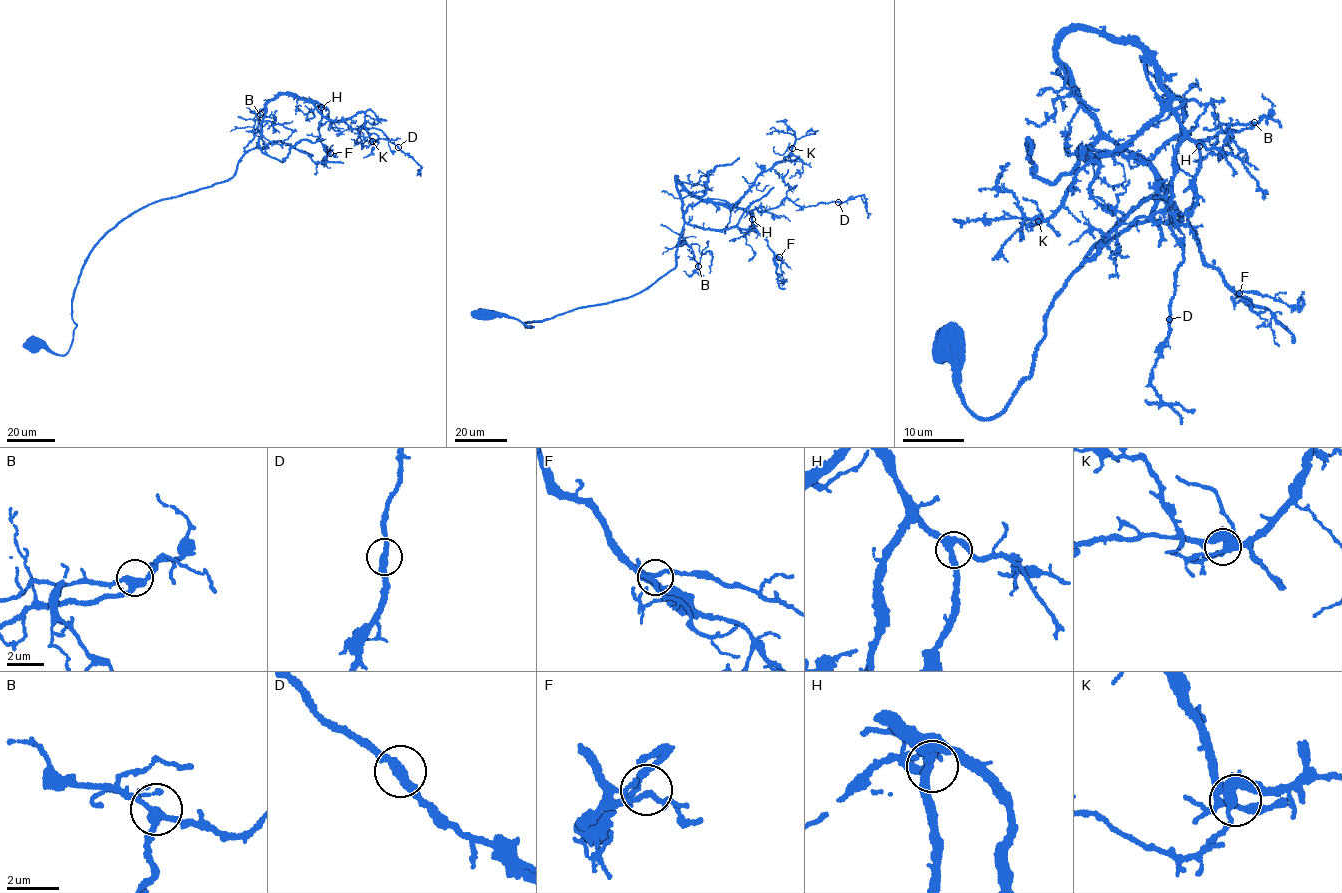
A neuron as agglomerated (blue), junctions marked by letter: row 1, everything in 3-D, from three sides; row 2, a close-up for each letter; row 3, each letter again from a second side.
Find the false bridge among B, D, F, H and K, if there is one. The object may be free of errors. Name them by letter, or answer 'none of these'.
none of these

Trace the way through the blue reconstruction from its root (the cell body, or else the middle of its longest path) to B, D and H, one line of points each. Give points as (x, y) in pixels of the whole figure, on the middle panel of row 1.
B: (482, 312), (507, 314), (532, 327), (524, 323), (625, 299), (673, 269), (677, 244), (685, 242), (698, 266)
D: (482, 312), (532, 327), (654, 284), (684, 224), (676, 176), (749, 211), (838, 201)
H: (482, 312), (532, 327), (524, 323), (654, 284), (675, 267), (684, 224), (676, 176), (690, 192), (752, 219)

